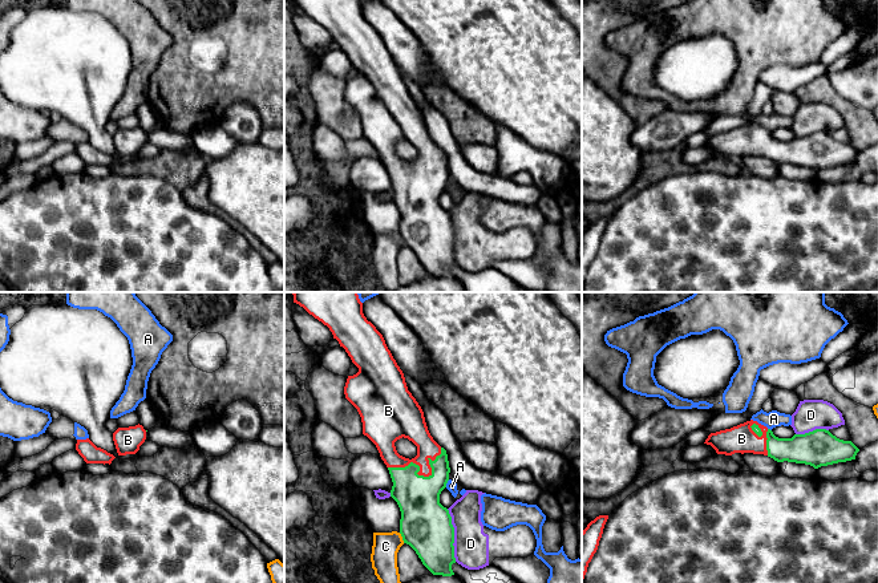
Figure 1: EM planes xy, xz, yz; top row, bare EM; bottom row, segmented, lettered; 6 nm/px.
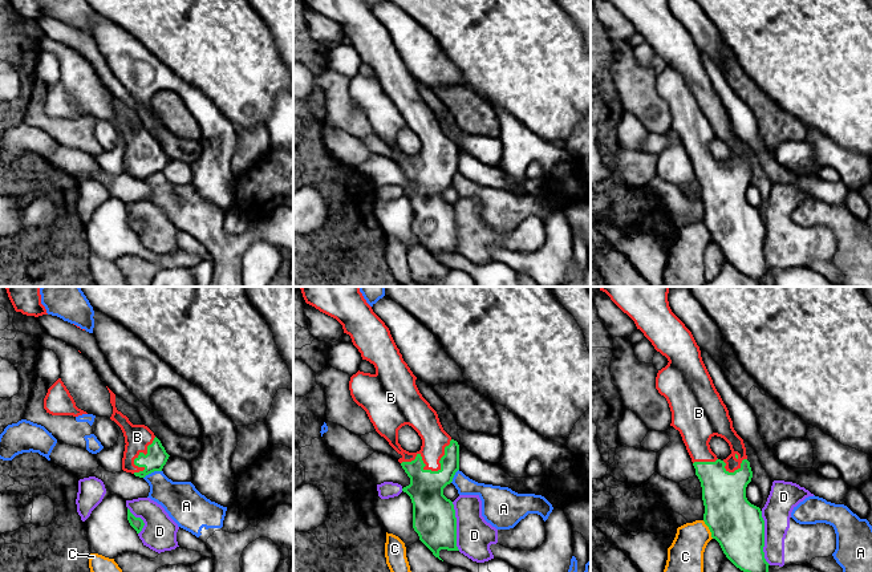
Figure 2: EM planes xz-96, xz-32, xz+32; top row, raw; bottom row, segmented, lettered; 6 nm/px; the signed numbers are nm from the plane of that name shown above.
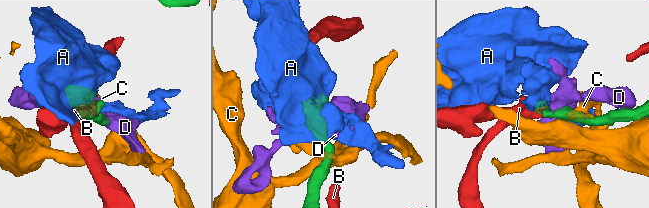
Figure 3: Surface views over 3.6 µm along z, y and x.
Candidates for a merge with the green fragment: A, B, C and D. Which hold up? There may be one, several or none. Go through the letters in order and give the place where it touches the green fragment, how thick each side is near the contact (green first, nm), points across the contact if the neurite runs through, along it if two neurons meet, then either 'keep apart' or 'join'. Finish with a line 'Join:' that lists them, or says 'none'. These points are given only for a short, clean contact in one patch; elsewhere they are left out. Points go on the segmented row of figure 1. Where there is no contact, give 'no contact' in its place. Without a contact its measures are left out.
A: xz (446, 482) | 260/60 nm | along xz (449, 480), (445, 486) | keep apart
B: xz (417, 474) | 260/130 nm | join
C: xz (403, 538) | 320/160 nm | keep apart
D: xz (453, 535) | 320/200 nm | keep apart
Join: B

